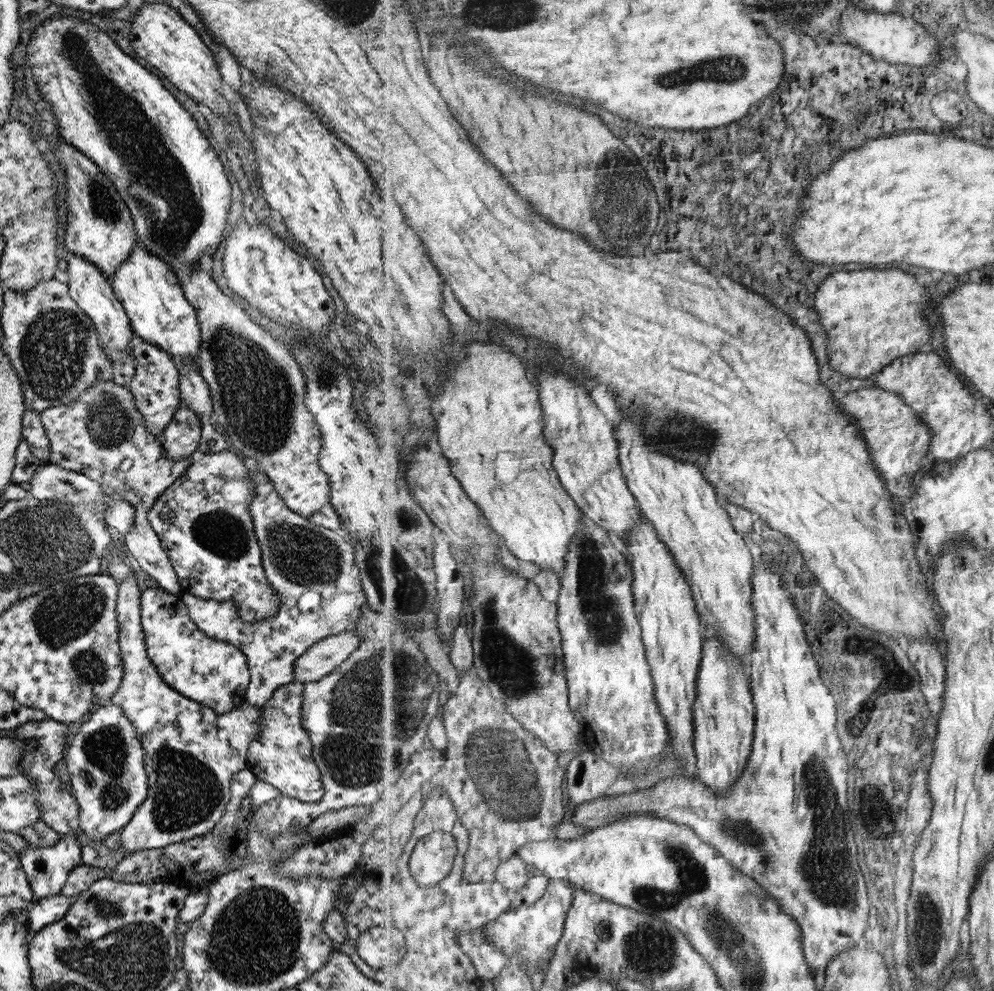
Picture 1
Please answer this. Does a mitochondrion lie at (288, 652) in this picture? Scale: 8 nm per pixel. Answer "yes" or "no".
no

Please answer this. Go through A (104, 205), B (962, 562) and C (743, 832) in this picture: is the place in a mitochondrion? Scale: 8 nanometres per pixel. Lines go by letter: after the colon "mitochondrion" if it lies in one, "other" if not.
A: mitochondrion
B: mitochondrion
C: mitochondrion

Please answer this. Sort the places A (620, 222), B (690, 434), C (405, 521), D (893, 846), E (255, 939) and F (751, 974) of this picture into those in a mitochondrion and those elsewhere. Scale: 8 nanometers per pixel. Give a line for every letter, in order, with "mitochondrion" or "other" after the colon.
A: mitochondrion
B: mitochondrion
C: other
D: other
E: mitochondrion
F: mitochondrion

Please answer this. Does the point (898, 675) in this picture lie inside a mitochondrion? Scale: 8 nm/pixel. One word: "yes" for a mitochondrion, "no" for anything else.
no

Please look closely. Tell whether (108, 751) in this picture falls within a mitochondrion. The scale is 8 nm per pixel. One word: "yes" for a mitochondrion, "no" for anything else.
yes

